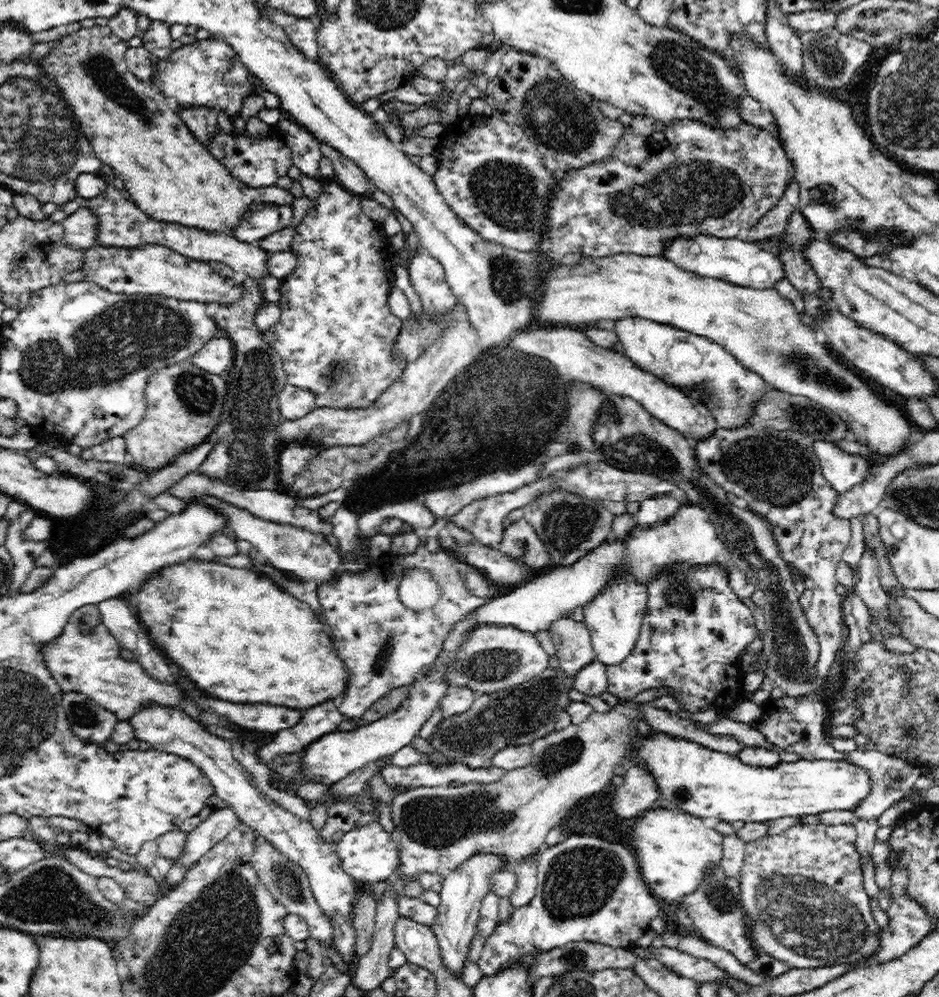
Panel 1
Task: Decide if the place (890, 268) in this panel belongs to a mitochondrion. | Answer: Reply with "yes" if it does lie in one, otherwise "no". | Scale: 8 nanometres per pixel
no

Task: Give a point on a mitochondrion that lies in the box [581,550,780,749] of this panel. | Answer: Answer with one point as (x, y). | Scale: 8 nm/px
(679, 594)

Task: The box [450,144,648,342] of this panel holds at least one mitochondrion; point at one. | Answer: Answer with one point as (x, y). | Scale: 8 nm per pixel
(507, 192)

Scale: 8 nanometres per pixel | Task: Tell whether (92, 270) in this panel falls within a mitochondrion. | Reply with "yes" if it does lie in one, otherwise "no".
no

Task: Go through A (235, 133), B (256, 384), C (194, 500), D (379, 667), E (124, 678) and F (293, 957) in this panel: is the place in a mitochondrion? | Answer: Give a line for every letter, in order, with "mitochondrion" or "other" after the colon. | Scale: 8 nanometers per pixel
A: other
B: mitochondrion
C: other
D: mitochondrion
E: other
F: other

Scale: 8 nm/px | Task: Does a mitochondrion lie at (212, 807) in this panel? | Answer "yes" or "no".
no

